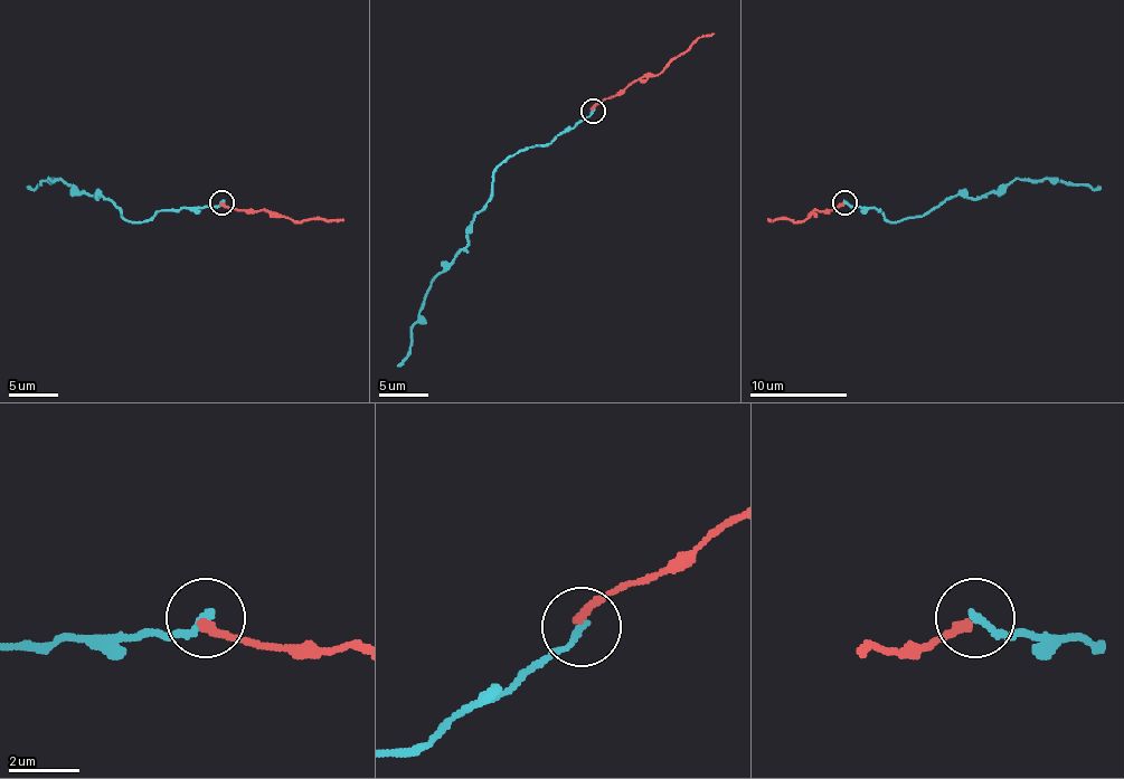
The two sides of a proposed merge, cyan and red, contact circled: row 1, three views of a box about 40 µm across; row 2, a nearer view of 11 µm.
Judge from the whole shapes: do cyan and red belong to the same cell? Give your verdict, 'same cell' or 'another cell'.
same cell

